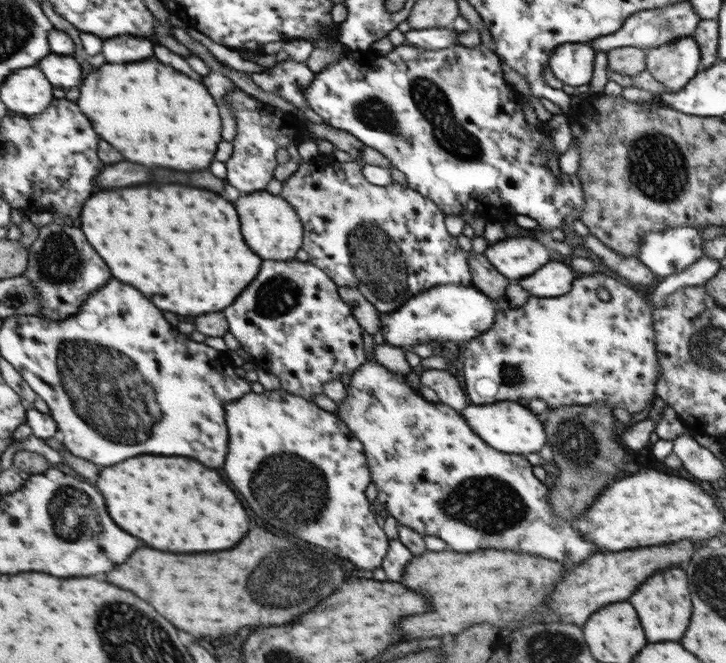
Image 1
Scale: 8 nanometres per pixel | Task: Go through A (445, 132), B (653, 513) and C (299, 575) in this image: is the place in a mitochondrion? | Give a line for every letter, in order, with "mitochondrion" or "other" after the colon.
A: mitochondrion
B: other
C: mitochondrion

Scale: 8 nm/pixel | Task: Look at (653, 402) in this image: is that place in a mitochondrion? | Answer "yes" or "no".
no

